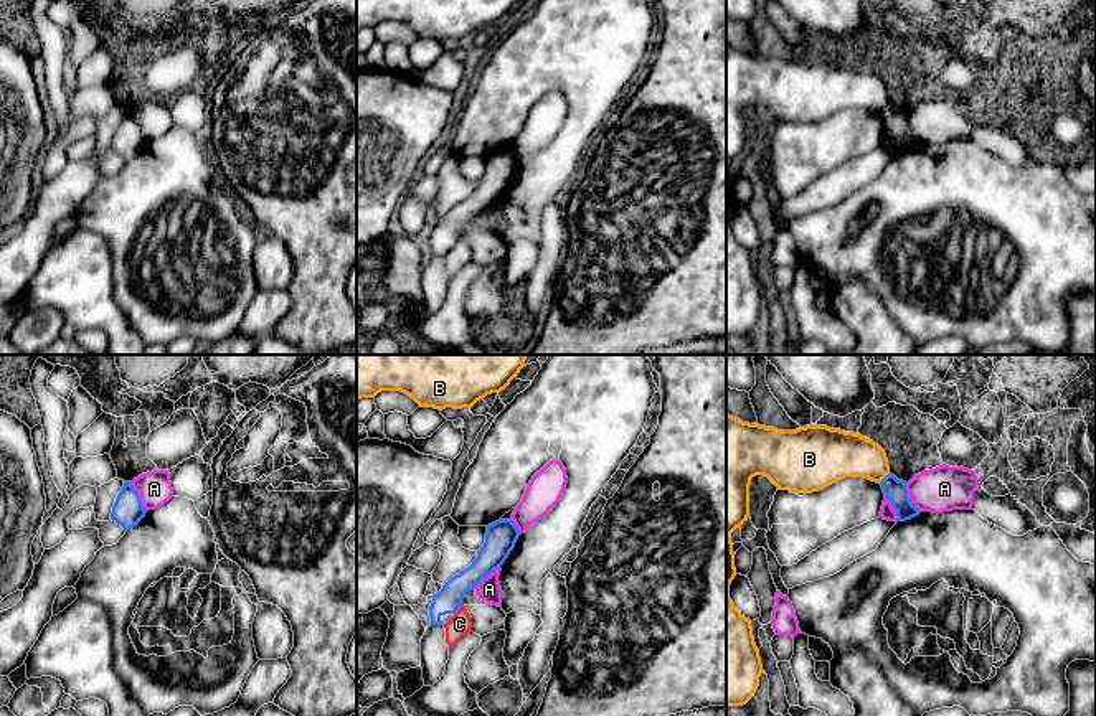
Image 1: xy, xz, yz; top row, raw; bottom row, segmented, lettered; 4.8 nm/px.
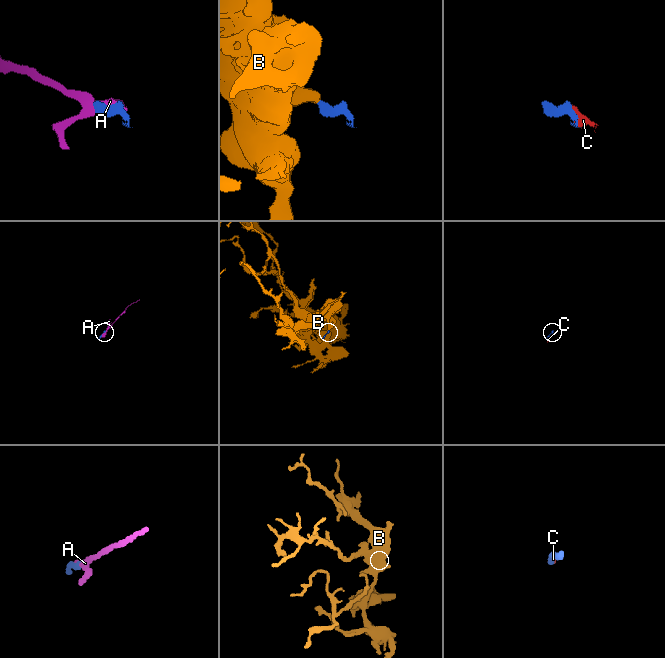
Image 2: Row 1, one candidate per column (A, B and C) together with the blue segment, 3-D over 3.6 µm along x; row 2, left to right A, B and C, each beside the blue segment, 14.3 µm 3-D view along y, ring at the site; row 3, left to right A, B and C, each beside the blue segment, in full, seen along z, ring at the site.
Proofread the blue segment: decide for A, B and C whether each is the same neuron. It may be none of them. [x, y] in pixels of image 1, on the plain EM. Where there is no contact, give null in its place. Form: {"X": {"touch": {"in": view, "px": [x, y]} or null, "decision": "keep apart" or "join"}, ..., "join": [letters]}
{"A": {"touch": {"in": "xy", "px": [139, 127]}, "decision": "keep apart"}, "B": {"touch": {"in": "yz", "px": [885, 108]}, "decision": "keep apart"}, "C": {"touch": {"in": "xz", "px": [459, 238]}, "decision": "keep apart"}, "join": []}

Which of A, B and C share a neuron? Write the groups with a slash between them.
A C / B

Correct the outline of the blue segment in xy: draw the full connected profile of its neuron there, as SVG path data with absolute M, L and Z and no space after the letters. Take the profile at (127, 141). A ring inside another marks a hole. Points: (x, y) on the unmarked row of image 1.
M124 112L112 137L111 150L124 160L130 160L139 155L145 144L147 140L144 139L139 124L134 120L130 112Z

